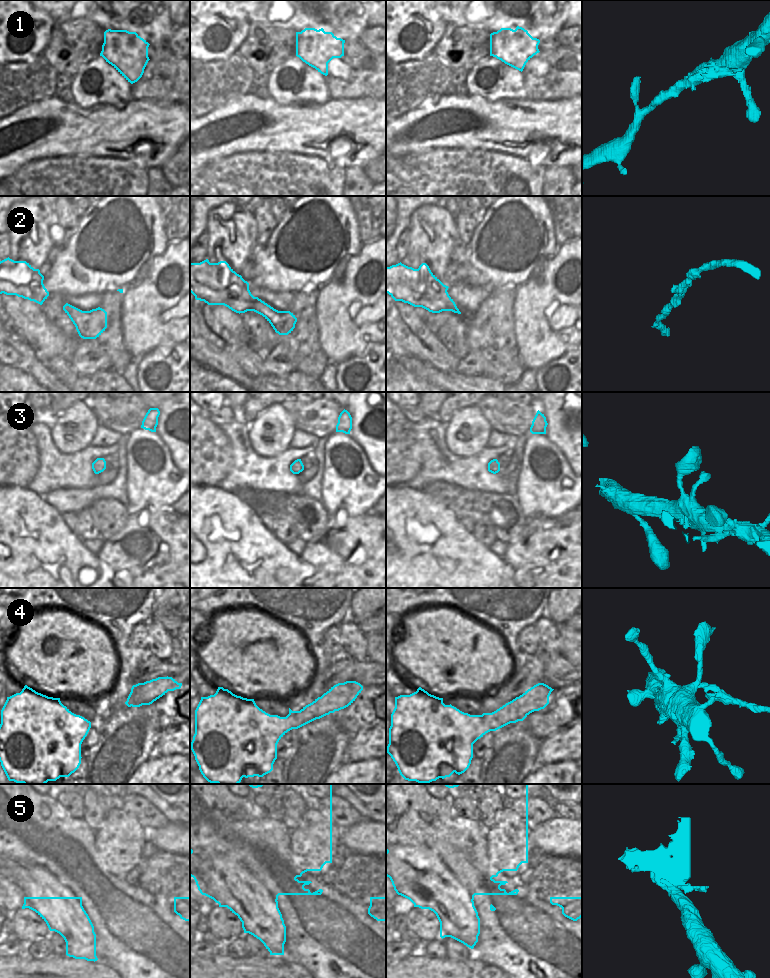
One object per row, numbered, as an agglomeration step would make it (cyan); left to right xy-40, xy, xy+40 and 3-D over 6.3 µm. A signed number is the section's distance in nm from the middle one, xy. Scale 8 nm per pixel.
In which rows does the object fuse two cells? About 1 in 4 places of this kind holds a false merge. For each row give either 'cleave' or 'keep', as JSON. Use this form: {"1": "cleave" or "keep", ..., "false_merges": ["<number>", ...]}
{"1": "keep", "2": "keep", "3": "keep", "4": "cleave", "5": "cleave", "false_merges": ["4", "5"]}

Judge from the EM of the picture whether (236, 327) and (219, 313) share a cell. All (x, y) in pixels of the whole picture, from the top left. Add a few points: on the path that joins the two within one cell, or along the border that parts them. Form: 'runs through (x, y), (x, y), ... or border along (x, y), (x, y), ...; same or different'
runs through (232, 323), (223, 315); same

